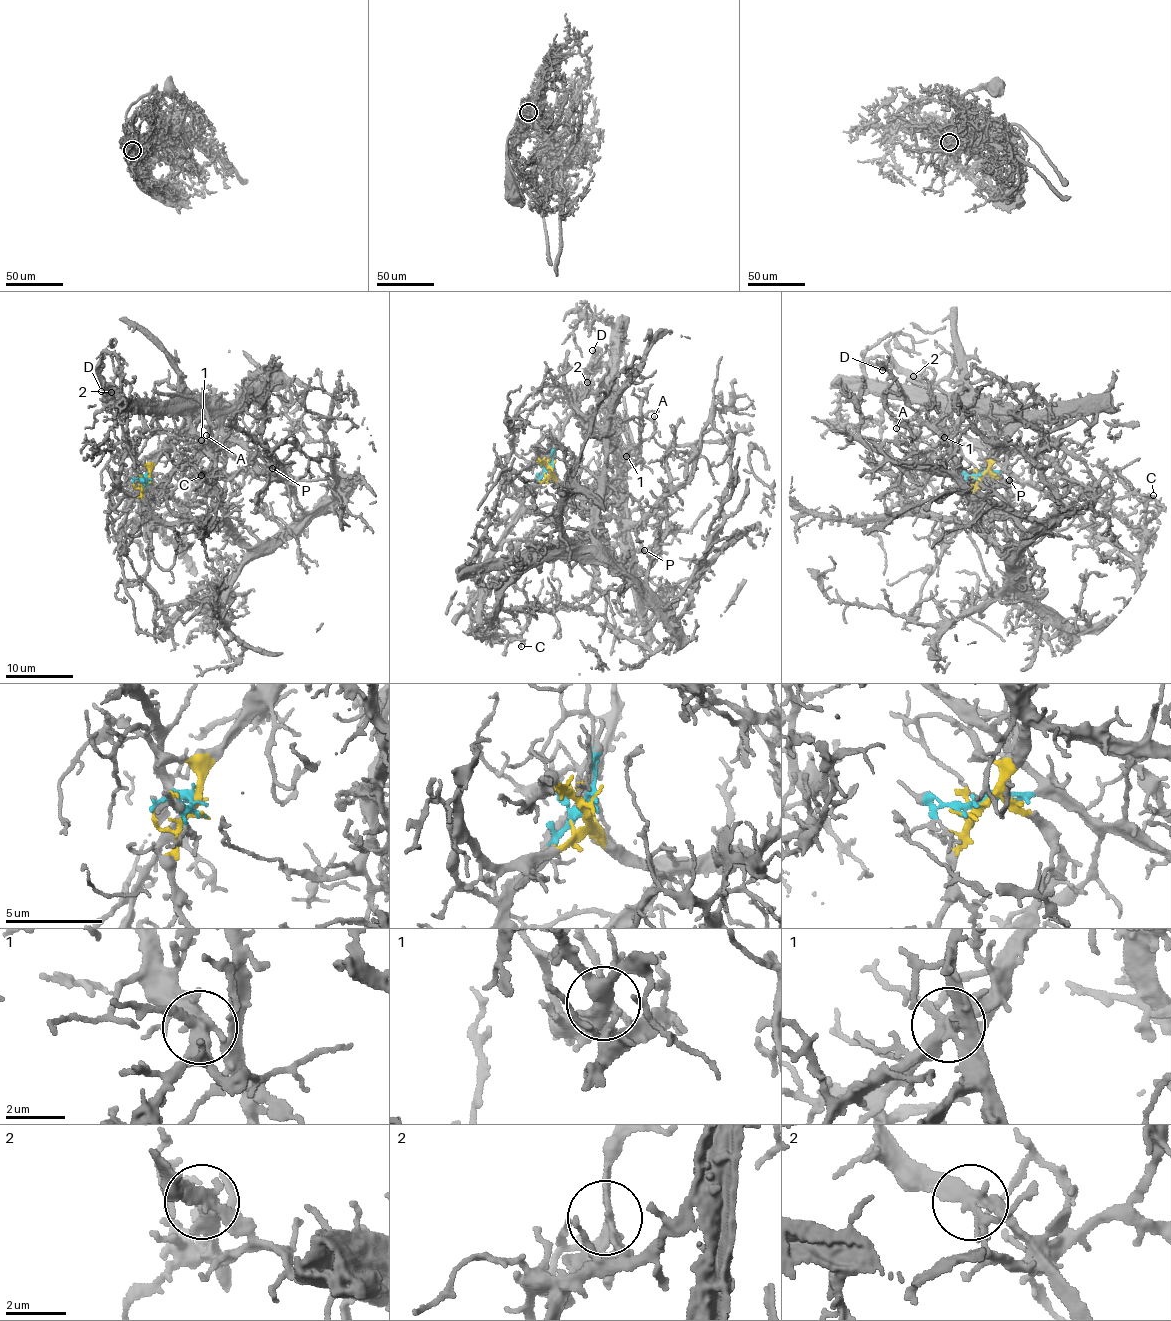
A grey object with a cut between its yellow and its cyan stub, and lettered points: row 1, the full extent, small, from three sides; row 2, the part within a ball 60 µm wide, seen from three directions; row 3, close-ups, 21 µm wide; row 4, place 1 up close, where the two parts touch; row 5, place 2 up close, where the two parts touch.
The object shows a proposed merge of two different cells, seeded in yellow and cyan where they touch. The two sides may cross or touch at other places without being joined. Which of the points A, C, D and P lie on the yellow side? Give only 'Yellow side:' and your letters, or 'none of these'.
Yellow side: A, P

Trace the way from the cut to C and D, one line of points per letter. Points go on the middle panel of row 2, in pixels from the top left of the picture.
C: (550, 468), (524, 499), (523, 514), (484, 566), (479, 584), (483, 627), (488, 635), (514, 635), (520, 647)
D: (550, 468), (537, 480), (587, 387), (588, 368), (593, 359), (592, 350)

